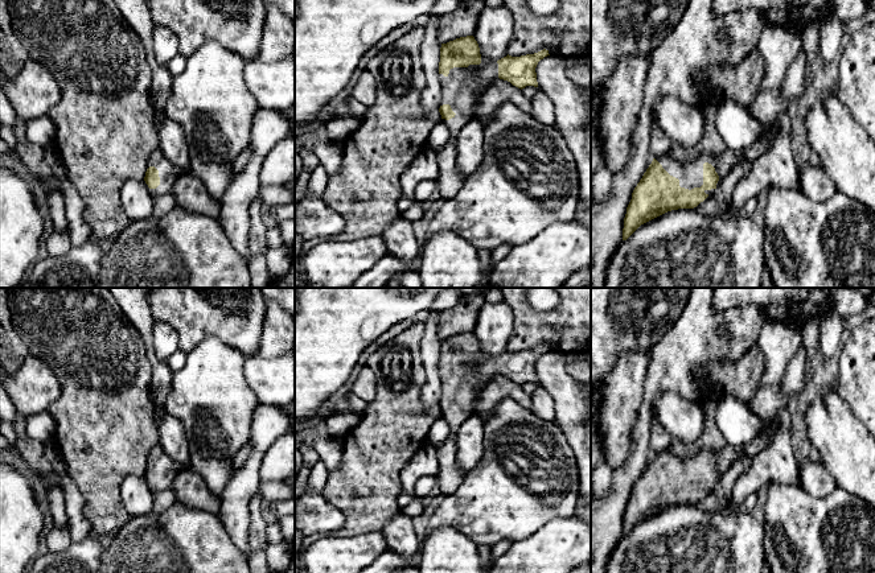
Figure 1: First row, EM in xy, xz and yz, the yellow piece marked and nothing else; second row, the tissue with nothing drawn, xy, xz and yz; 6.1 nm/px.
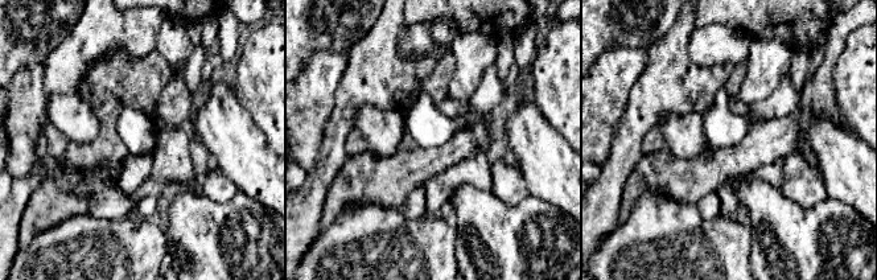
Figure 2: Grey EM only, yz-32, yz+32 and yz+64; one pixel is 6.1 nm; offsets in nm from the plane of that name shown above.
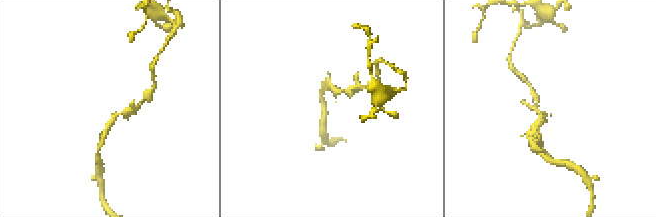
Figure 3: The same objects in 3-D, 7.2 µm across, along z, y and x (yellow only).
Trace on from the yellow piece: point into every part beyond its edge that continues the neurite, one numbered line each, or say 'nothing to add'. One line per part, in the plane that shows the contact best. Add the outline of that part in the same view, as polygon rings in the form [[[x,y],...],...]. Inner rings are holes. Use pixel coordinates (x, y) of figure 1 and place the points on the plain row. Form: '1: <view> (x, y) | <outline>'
1: yz (690, 470) | [[[764,429],[748,444],[734,446],[727,444],[722,450],[701,450],[694,457],[681,458],[669,449],[657,453],[656,455],[673,473],[679,475],[679,482],[685,485],[701,483],[703,481],[703,459],[708,458],[715,463],[719,471],[716,483],[722,475],[731,467],[735,461],[742,458],[755,458],[760,452],[769,446],[772,434]]]

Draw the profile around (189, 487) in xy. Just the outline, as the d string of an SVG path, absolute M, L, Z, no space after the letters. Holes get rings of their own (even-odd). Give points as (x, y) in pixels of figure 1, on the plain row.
M182 467L178 471L171 489L176 495L176 502L208 512L218 511L219 498L209 490L205 479L190 467Z

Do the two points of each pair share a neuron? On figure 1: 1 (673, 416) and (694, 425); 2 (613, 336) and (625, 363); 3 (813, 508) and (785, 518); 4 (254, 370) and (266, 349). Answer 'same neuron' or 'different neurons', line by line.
1: same neuron
2: different neurons
3: same neuron
4: different neurons

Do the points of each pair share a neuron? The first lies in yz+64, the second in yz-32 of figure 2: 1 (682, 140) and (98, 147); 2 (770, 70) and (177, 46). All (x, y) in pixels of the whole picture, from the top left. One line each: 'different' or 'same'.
1: different
2: same

